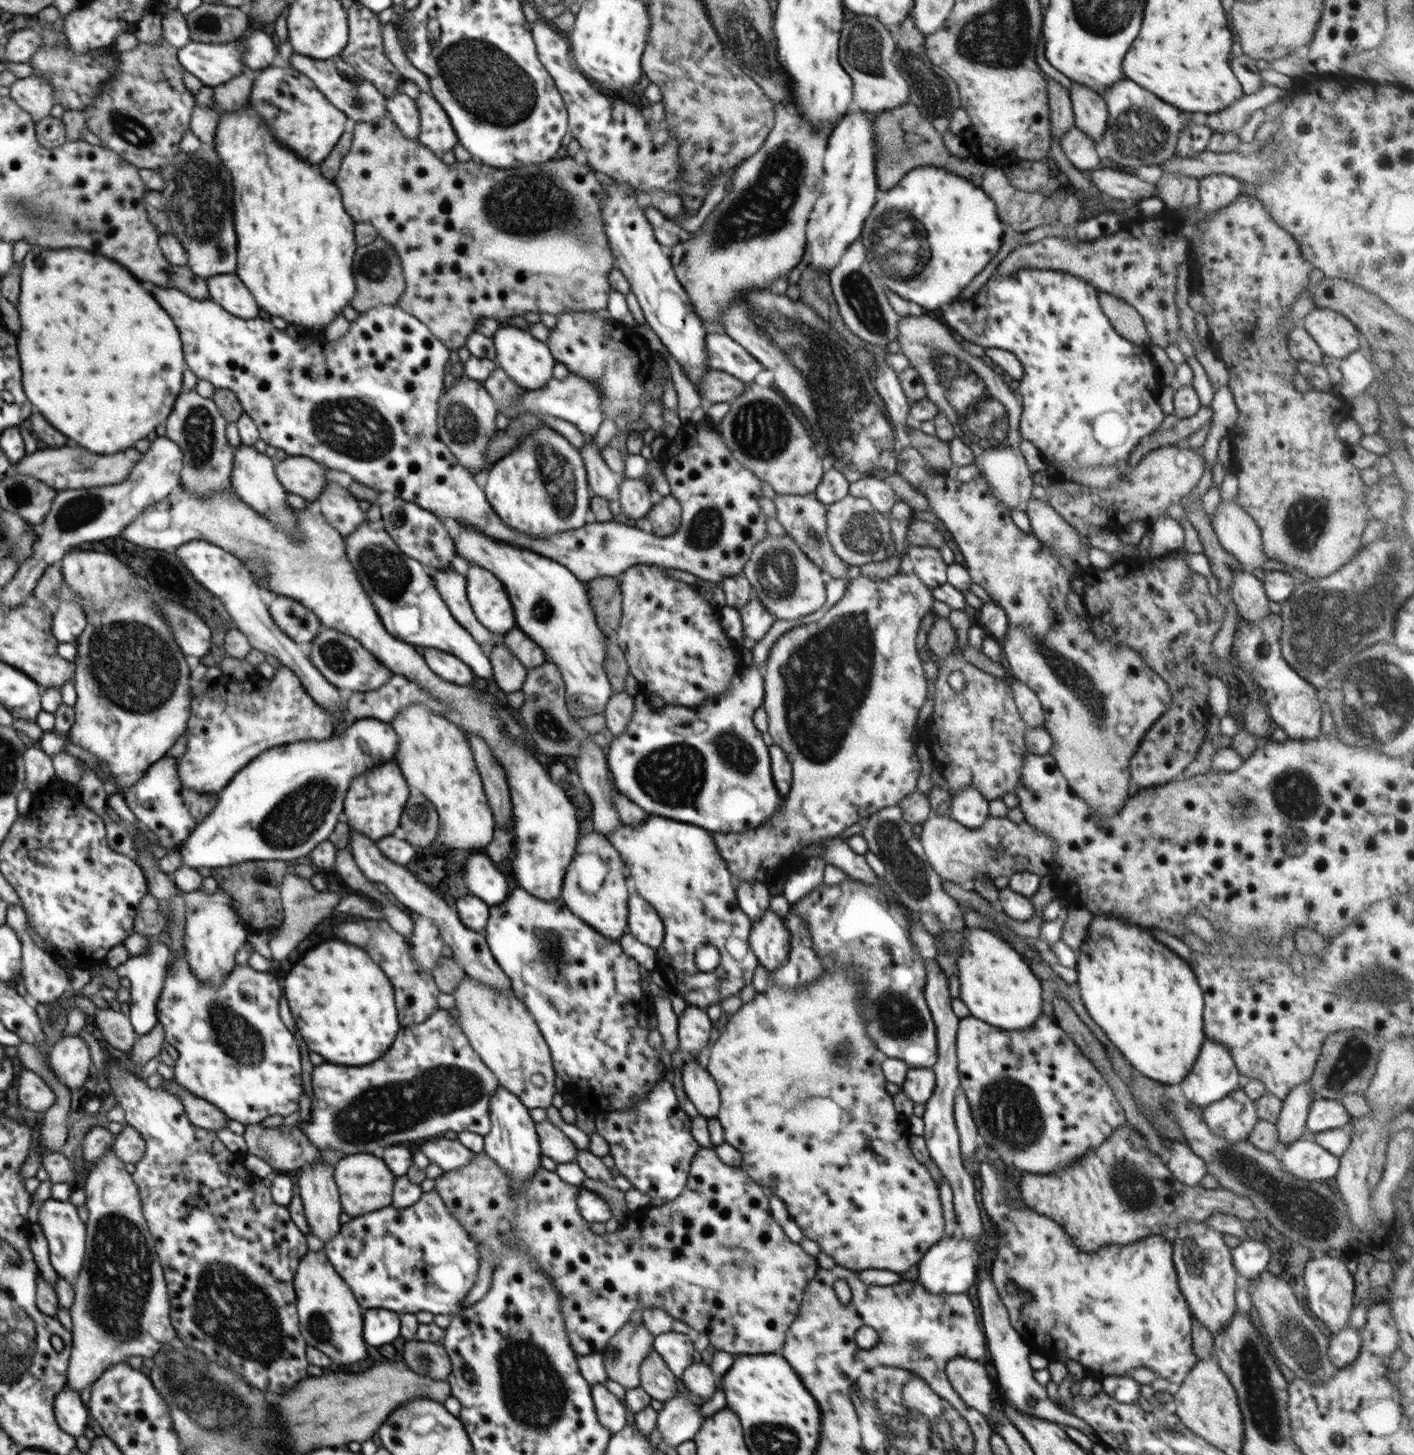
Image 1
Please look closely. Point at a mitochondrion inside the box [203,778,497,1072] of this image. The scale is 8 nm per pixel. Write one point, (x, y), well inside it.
(241, 1039)

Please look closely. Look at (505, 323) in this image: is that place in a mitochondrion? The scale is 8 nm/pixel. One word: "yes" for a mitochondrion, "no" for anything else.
no

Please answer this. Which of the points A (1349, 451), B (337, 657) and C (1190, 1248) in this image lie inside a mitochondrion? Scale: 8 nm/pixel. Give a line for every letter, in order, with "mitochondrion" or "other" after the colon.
A: other
B: mitochondrion
C: mitochondrion

